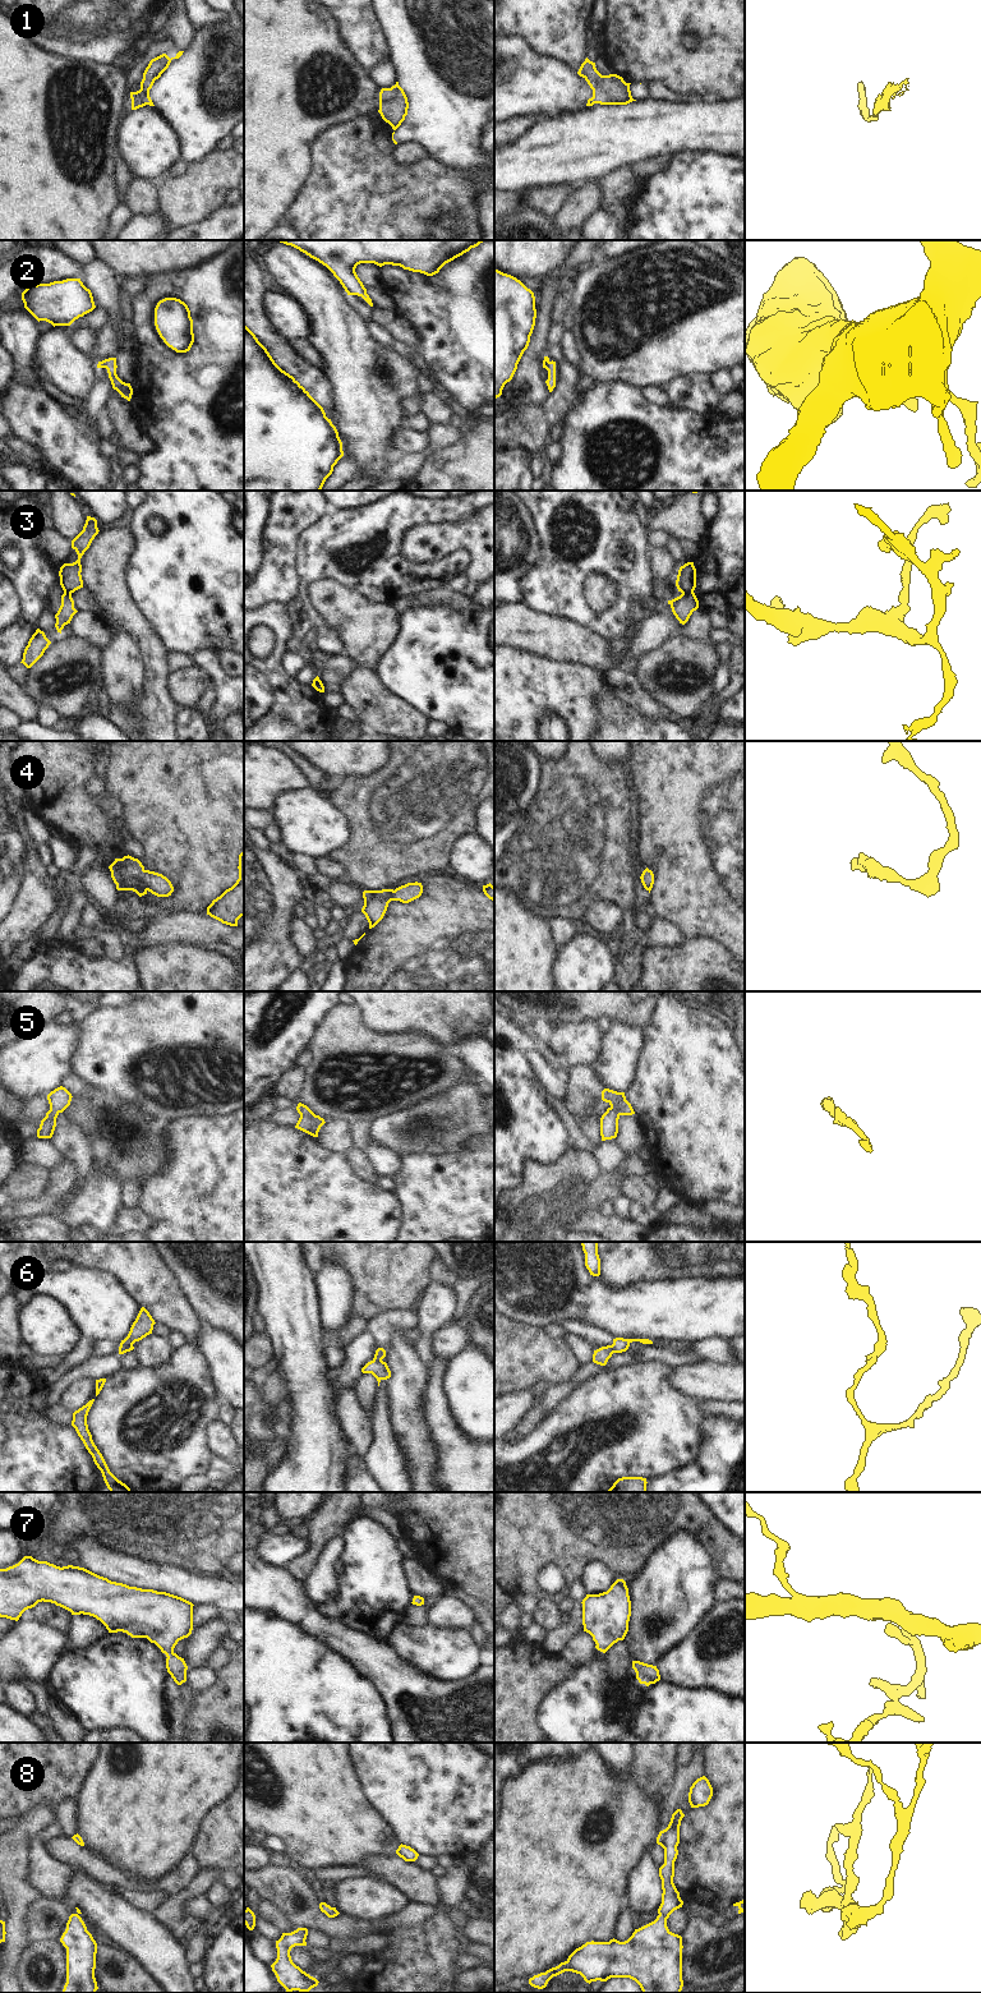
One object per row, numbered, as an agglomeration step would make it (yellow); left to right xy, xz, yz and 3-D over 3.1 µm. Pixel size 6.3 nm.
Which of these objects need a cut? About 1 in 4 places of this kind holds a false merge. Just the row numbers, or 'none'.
1, 3, 6

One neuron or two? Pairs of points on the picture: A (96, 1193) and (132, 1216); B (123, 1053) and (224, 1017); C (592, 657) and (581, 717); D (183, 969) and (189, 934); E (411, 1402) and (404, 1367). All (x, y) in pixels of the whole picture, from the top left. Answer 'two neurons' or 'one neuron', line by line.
A: two neurons
B: one neuron
C: two neurons
D: two neurons
E: one neuron

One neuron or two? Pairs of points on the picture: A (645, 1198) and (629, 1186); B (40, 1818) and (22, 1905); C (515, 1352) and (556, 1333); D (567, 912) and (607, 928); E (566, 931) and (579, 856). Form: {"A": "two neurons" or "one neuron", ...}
{"A": "one neuron", "B": "one neuron", "C": "two neurons", "D": "two neurons", "E": "two neurons"}

